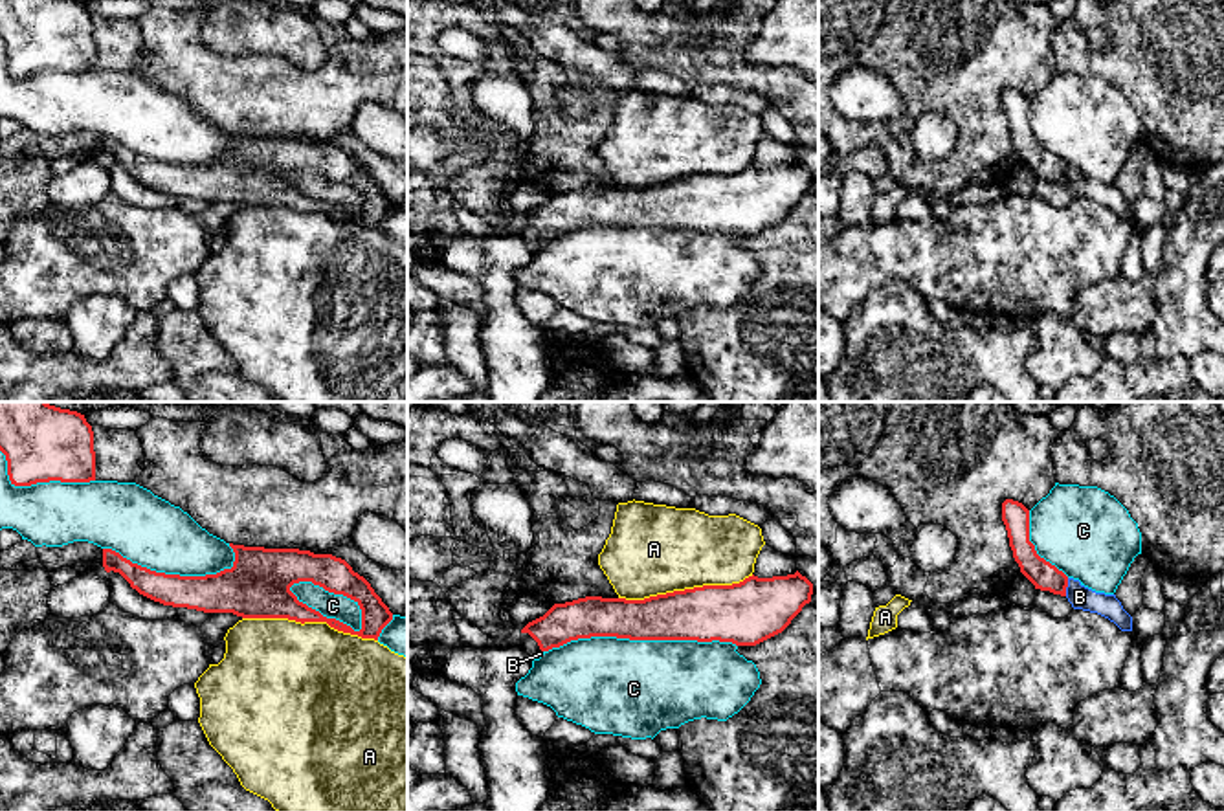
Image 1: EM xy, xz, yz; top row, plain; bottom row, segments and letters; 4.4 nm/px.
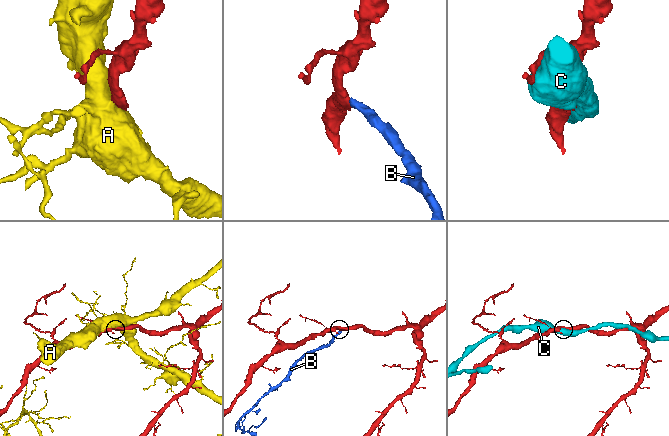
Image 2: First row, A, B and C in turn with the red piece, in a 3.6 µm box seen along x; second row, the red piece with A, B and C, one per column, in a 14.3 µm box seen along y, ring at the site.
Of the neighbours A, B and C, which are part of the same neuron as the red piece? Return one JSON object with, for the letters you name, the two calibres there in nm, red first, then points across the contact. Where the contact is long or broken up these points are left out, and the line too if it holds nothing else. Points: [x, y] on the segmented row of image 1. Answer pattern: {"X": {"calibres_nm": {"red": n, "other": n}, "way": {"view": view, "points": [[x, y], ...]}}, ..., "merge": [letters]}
{"B": {"calibres_nm": {"red": 120, "other": 100}, "way": {"view": "yz", "points": [[1043, 575], [1067, 586], [1079, 597]]}}, "merge": ["B"]}

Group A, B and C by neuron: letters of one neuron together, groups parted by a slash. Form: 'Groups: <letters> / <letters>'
Groups: A / B / C

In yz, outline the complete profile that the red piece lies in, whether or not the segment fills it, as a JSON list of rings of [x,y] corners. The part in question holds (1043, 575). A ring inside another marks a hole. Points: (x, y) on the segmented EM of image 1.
[[[1006,499],[1002,503],[1002,521],[1013,558],[1035,589],[1066,596],[1074,609],[1097,613],[1121,631],[1132,631],[1132,617],[1123,609],[1116,594],[1096,593],[1085,587],[1079,580],[1068,578],[1037,554],[1035,545],[1029,541],[1029,510],[1022,503]]]

